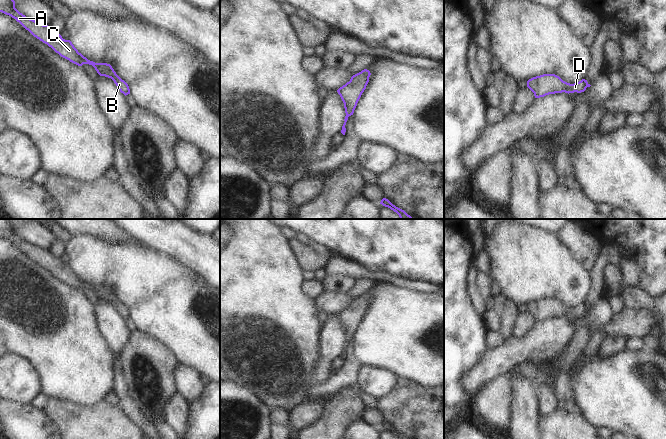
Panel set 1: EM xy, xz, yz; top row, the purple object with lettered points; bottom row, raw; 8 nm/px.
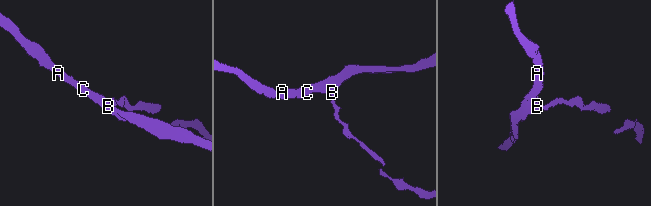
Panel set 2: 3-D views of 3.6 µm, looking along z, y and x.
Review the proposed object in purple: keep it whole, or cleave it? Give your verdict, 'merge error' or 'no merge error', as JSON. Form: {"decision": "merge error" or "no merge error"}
{"decision": "no merge error"}

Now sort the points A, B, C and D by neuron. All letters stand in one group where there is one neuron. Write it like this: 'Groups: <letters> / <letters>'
Groups: A B C D

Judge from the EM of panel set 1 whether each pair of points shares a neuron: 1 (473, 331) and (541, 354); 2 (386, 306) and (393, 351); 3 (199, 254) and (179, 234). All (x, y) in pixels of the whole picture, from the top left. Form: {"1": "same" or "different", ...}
{"1": "different", "2": "same", "3": "same"}

